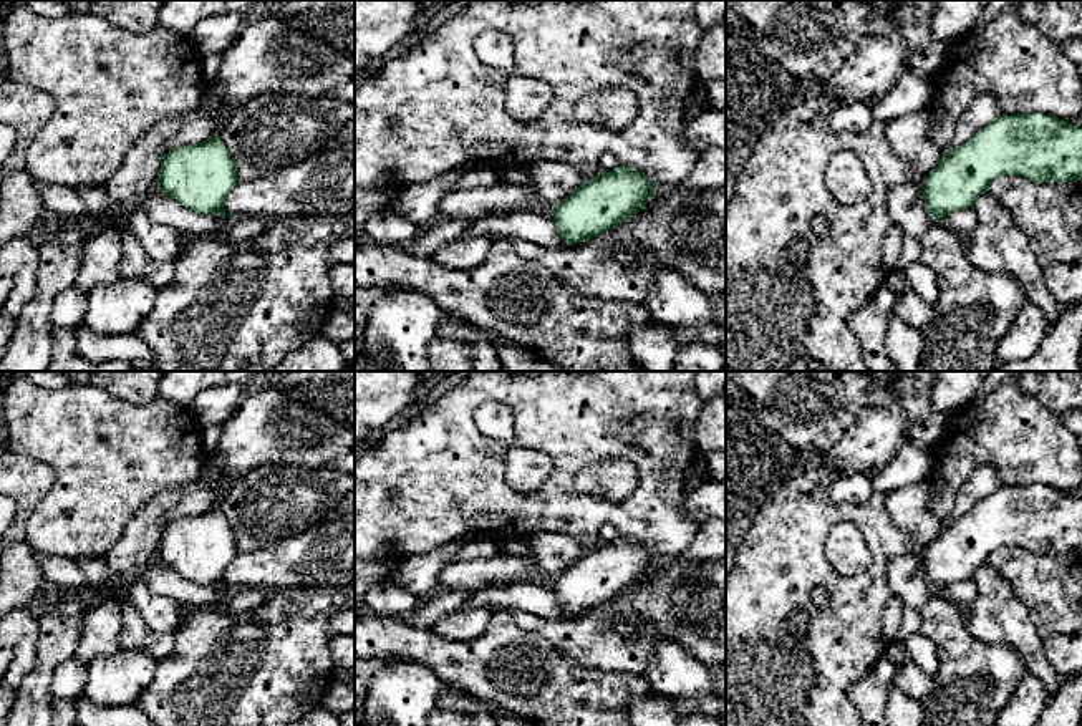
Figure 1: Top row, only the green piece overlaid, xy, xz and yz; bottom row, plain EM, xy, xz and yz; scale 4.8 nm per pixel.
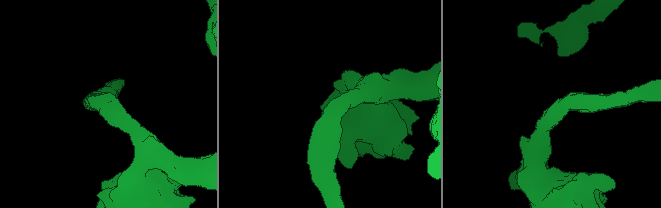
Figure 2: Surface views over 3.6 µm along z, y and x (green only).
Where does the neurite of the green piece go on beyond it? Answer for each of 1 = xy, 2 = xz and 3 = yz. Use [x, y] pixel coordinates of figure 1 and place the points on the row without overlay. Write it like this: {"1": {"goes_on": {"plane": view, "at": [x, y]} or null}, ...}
{"1": {"goes_on": null}, "2": {"goes_on": null}, "3": {"goes_on": null}}

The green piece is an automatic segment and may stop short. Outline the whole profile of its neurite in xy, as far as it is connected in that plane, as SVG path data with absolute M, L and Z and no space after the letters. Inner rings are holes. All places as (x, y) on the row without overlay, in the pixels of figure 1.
M219 507L169 522L162 527L157 547L157 562L186 580L222 588L237 555L235 534Z

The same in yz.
M1044 484L999 486L959 519L943 525L923 554L921 565L933 590L944 592L949 583L973 578L1001 547L1021 547L1036 555L1082 552L1082 497Z

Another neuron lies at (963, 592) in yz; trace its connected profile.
M973 578L949 583L943 592L951 602L959 607L968 607L976 597L976 583Z

